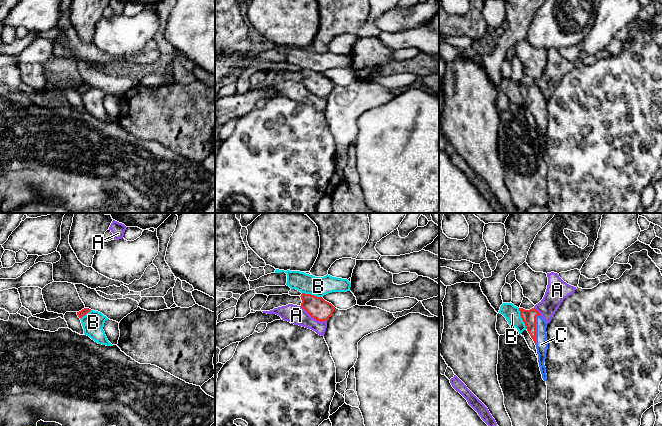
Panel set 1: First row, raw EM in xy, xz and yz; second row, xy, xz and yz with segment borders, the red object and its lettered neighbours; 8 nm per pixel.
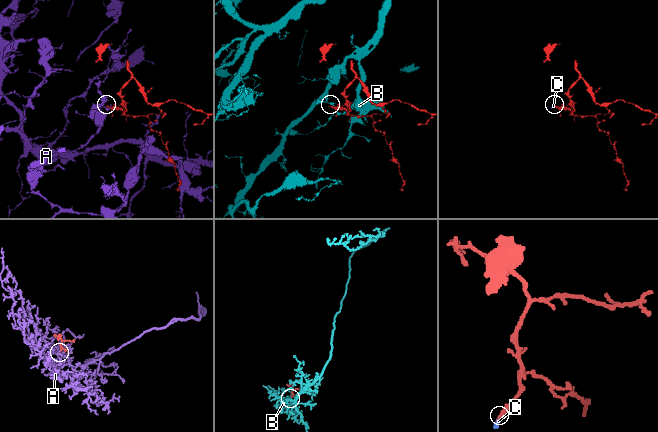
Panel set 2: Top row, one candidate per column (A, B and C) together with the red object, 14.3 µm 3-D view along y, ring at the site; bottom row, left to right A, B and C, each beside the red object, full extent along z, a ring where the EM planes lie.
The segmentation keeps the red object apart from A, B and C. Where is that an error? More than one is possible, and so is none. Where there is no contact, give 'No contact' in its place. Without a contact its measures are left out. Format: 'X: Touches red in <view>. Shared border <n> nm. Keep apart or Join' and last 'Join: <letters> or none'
A: Touches red in xz. Shared border 240 nm. Keep apart
B: Touches red in yz. Shared border 180 nm. Keep apart
C: Touches red in yz. Shared border 240 nm. Join
Join: C

